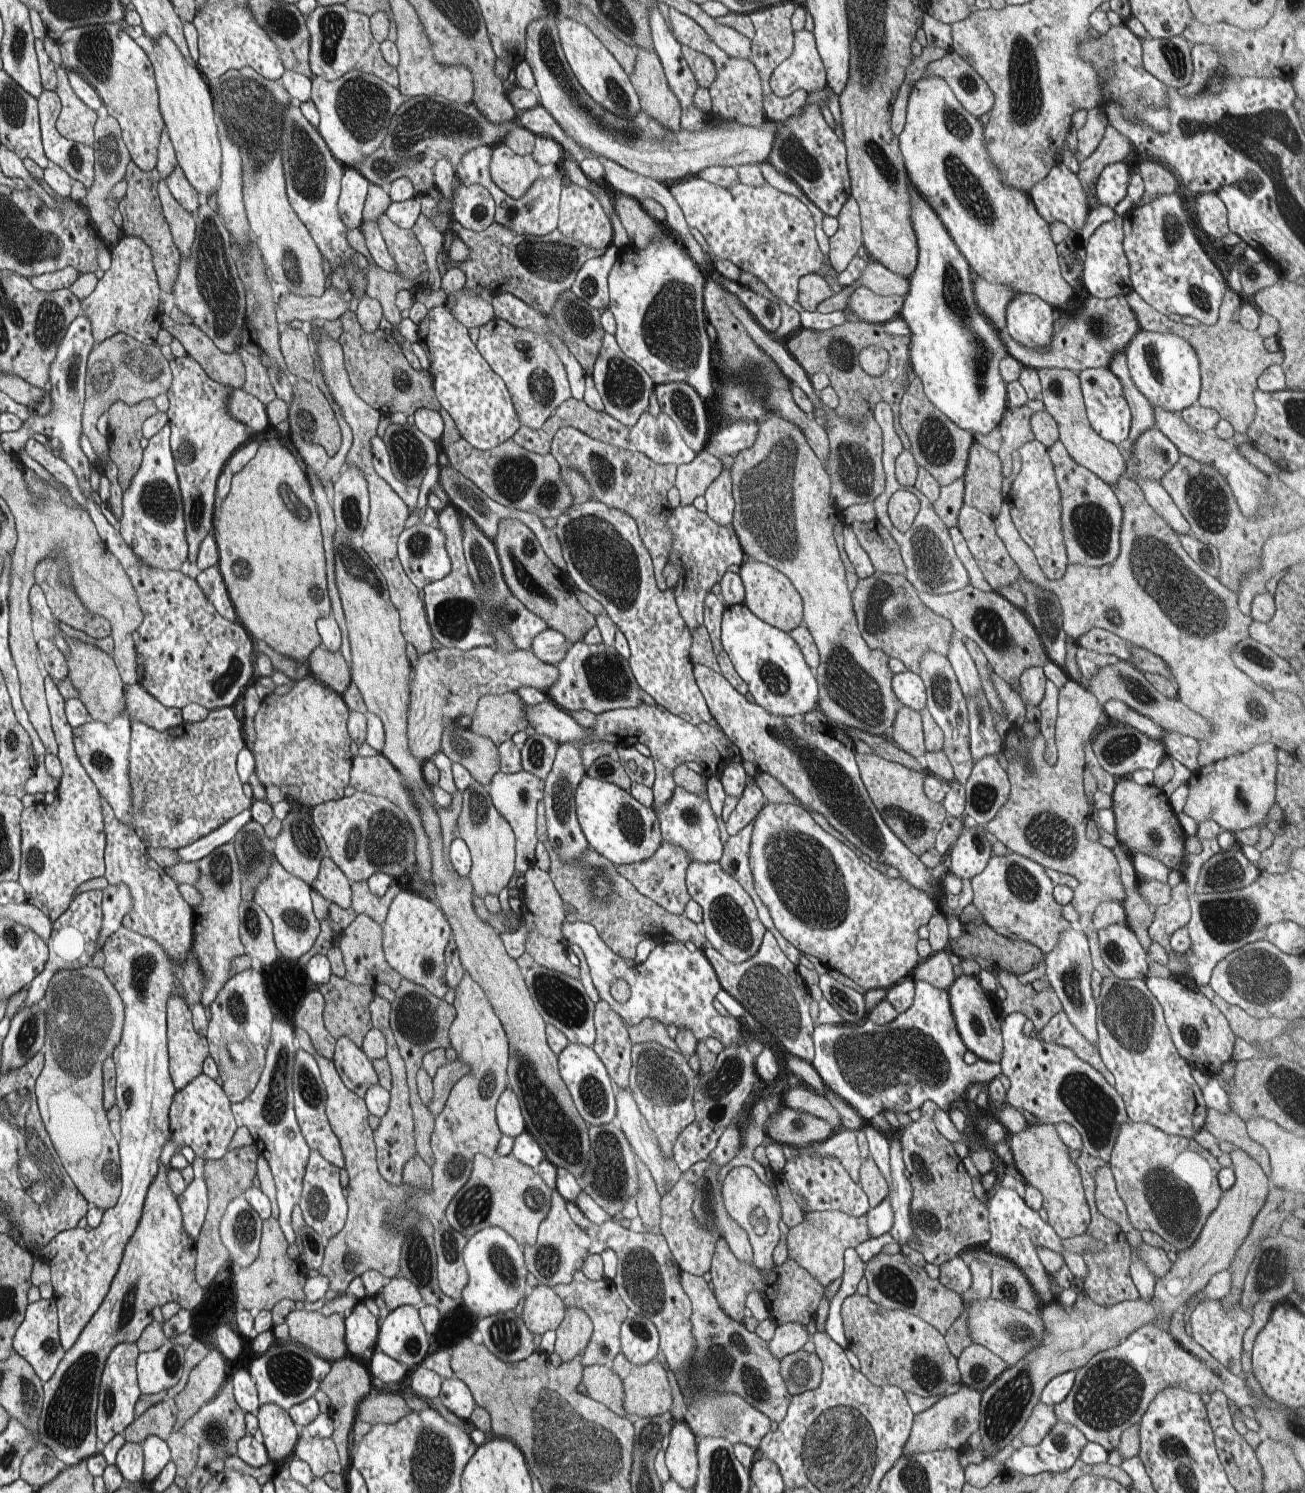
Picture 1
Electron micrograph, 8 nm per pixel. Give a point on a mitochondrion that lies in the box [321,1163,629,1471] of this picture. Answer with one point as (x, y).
(387, 1229)

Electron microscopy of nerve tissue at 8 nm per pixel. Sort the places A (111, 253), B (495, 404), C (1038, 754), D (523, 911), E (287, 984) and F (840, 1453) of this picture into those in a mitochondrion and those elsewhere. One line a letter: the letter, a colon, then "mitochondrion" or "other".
A: other
B: other
C: other
D: other
E: mitochondrion
F: mitochondrion

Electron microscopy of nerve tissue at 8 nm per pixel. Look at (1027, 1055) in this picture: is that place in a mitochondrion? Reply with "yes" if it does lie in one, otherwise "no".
no

